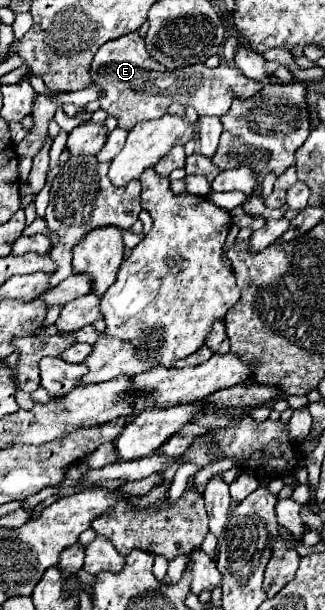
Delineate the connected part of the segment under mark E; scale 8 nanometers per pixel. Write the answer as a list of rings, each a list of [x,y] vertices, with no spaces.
[[[138,33],[124,35],[104,45],[92,61],[92,75],[96,77],[96,85],[104,89],[100,107],[108,115],[114,115],[122,129],[132,129],[132,125],[136,125],[138,121],[160,119],[166,113],[168,105],[176,101],[184,107],[194,105],[200,115],[222,117],[230,109],[232,99],[250,99],[262,91],[262,83],[244,77],[238,67],[230,67],[224,63],[216,69],[208,69],[206,65],[202,65],[200,79],[194,75],[174,75],[170,69],[164,69],[164,65],[148,57],[148,51],[144,49],[144,37],[140,37]]]

